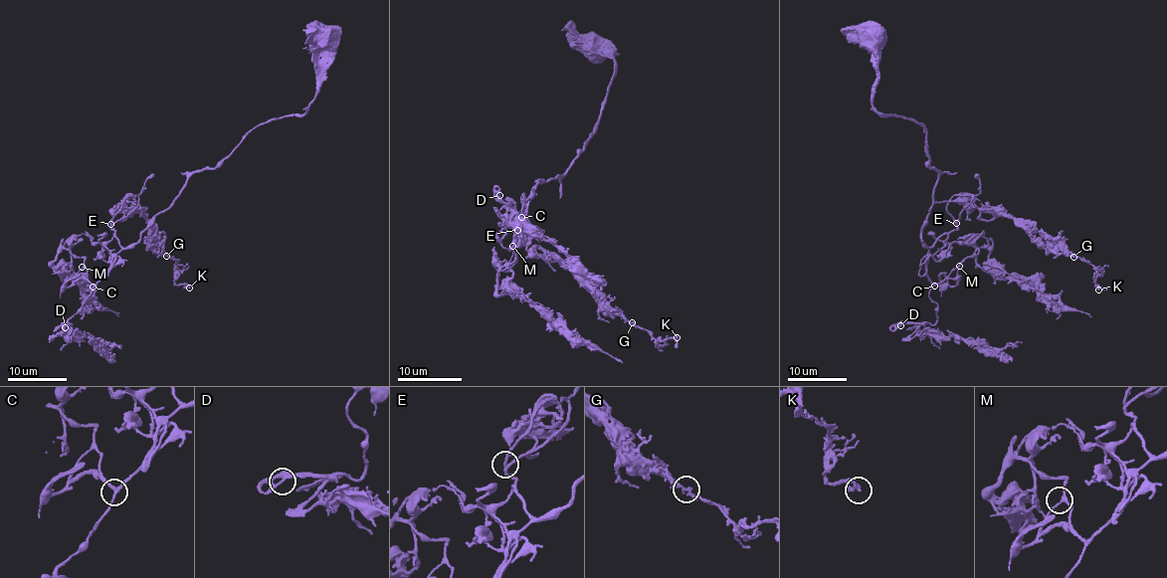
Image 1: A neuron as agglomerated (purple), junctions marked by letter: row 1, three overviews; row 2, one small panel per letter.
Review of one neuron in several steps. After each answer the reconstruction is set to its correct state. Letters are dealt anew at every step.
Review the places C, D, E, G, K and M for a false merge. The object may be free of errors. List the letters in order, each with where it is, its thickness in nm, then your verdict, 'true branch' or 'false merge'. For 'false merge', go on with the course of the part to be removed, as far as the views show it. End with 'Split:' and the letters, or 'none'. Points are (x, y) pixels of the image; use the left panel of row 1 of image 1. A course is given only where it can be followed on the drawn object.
C: place (93, 287); calibre 200 nm; true branch
D: place (65, 327); calibre 360 nm; true branch
E: place (110, 224); calibre 200 nm; true branch
G: place (166, 256); calibre 240 nm; true branch
K: place (189, 288); calibre 240 nm; true branch
M: place (82, 267); calibre 170 nm; true branch
Split: none

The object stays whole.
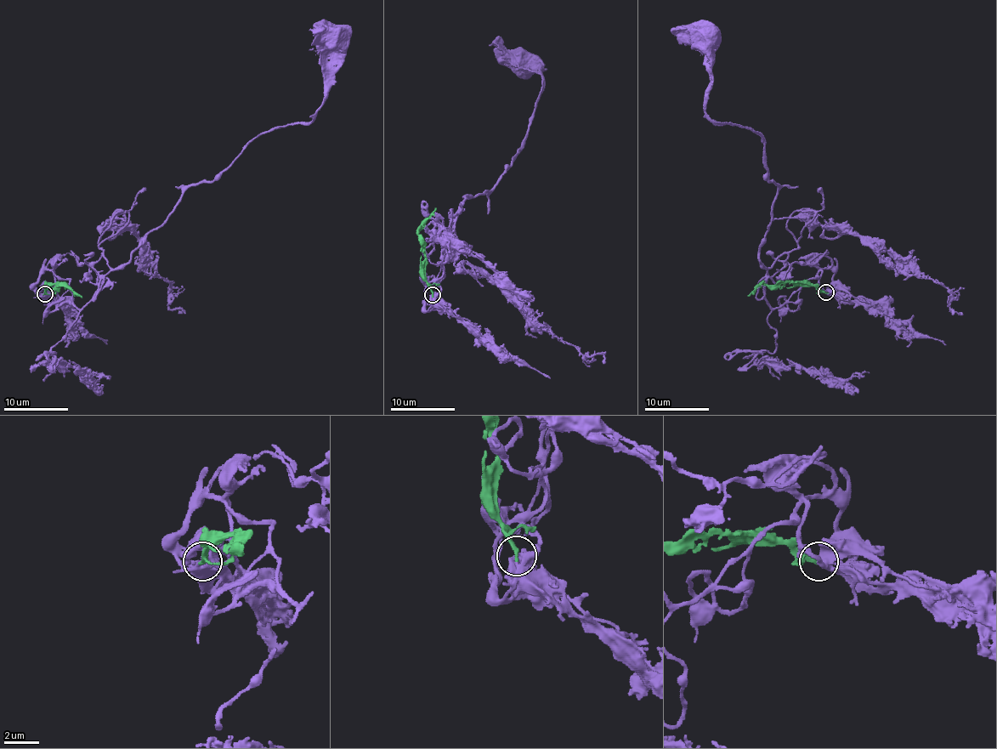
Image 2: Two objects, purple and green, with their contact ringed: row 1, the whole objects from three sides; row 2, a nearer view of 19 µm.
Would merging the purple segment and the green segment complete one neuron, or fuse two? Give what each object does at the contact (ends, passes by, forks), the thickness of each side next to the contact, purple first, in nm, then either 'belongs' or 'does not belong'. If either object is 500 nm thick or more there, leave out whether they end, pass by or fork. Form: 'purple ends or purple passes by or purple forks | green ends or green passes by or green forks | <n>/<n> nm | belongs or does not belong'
purple forks | green ends | 280/240 nm | belongs

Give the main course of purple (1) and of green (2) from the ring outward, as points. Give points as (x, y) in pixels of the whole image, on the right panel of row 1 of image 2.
1: (827, 292), (809, 279), (773, 309), (765, 296), (778, 188), (760, 135), (704, 104), (702, 41)
2: (825, 292), (800, 282), (778, 282), (772, 286), (759, 284), (748, 295)

